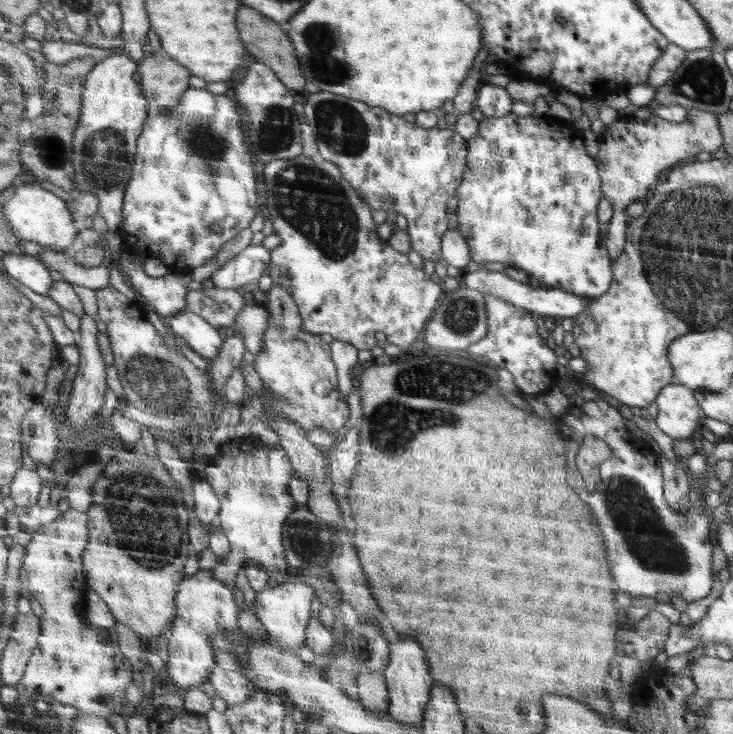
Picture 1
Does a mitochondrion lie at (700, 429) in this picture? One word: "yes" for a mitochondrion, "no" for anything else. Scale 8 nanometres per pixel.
no

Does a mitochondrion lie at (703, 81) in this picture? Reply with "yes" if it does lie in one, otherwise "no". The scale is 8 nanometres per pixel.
yes

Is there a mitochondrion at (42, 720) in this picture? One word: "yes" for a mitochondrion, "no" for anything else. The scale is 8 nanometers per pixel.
yes

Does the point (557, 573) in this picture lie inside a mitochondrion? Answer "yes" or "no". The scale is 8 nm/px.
no

